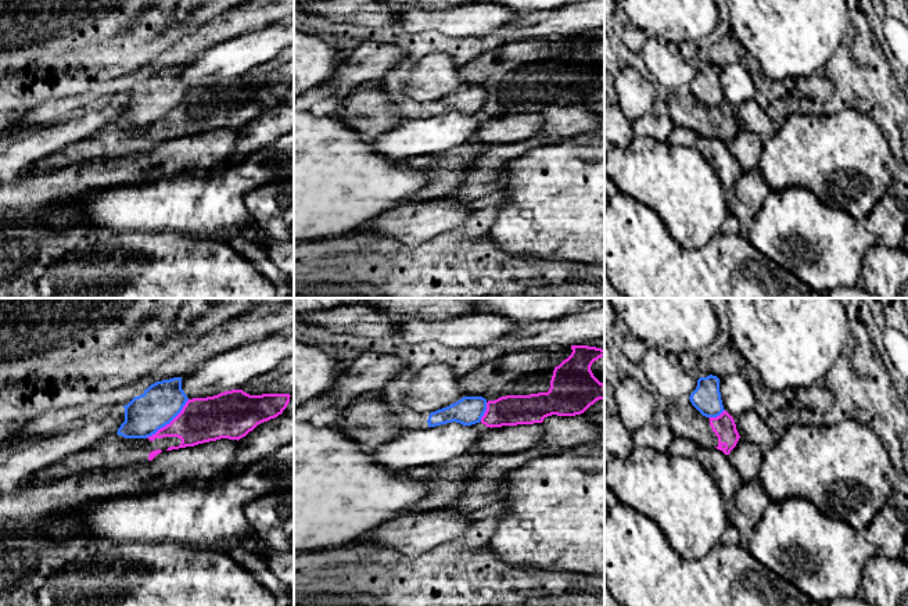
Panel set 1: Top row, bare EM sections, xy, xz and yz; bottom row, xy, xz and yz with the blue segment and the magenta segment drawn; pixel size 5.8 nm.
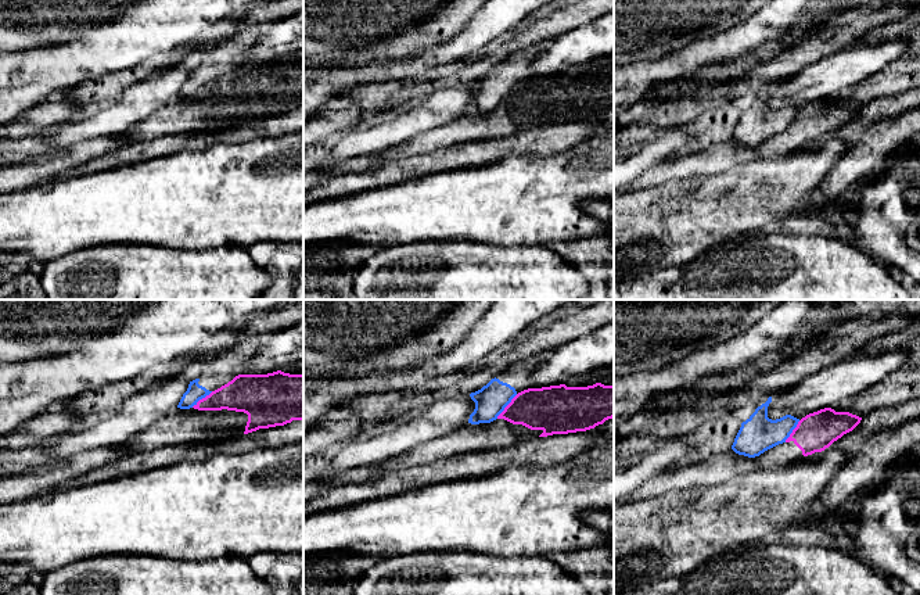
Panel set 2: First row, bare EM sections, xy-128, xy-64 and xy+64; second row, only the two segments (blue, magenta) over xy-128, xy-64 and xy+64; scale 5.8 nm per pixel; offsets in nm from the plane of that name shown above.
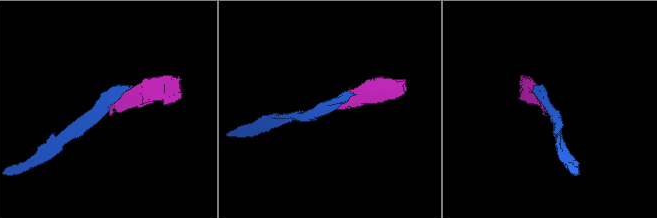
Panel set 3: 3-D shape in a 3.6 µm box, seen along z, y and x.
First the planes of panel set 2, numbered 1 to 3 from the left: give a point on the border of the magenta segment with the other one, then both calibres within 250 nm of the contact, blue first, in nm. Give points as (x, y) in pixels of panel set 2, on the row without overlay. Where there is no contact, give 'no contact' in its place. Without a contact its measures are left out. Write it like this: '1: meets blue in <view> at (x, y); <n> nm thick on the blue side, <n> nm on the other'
1: meets blue in xy-128 at (201, 88); 100 nm thick on the blue side, 200 nm on the other
2: meets blue in xy-64 at (506, 95); 180 nm thick on the blue side, 260 nm on the other
3: meets blue in xy+64 at (791, 121); 220 nm thick on the blue side, 220 nm on the other

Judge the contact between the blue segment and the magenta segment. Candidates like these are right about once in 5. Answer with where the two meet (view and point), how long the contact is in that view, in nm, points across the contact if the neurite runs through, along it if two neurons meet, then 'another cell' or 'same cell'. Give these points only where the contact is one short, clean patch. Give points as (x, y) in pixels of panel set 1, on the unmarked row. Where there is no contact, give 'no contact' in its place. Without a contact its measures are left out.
meets blue in xy at (168, 113); contact 340 nm long; another cell

